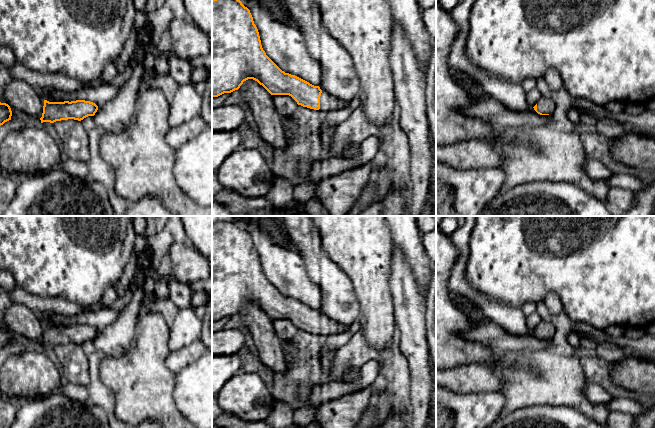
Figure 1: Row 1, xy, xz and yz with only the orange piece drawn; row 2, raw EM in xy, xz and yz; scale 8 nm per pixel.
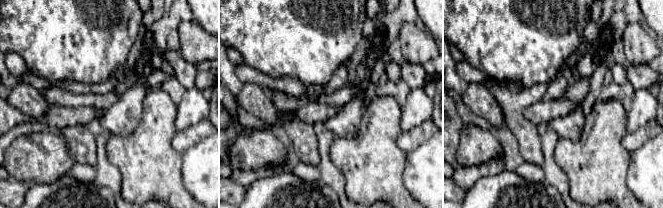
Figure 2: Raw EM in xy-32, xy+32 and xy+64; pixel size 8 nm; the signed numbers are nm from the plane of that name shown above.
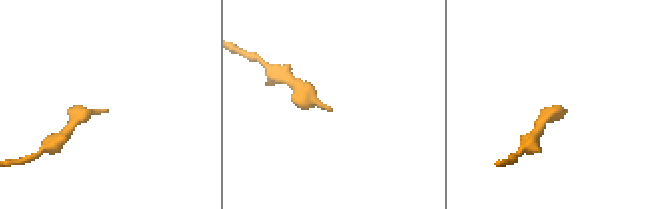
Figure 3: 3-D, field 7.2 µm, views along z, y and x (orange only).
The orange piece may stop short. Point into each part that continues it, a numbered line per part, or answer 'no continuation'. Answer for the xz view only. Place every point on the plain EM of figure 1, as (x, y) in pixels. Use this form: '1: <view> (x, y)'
1: xz (328, 327)

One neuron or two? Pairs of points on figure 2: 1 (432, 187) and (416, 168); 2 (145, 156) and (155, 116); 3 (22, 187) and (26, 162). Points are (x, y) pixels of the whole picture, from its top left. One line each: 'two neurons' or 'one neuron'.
1: one neuron
2: one neuron
3: two neurons

